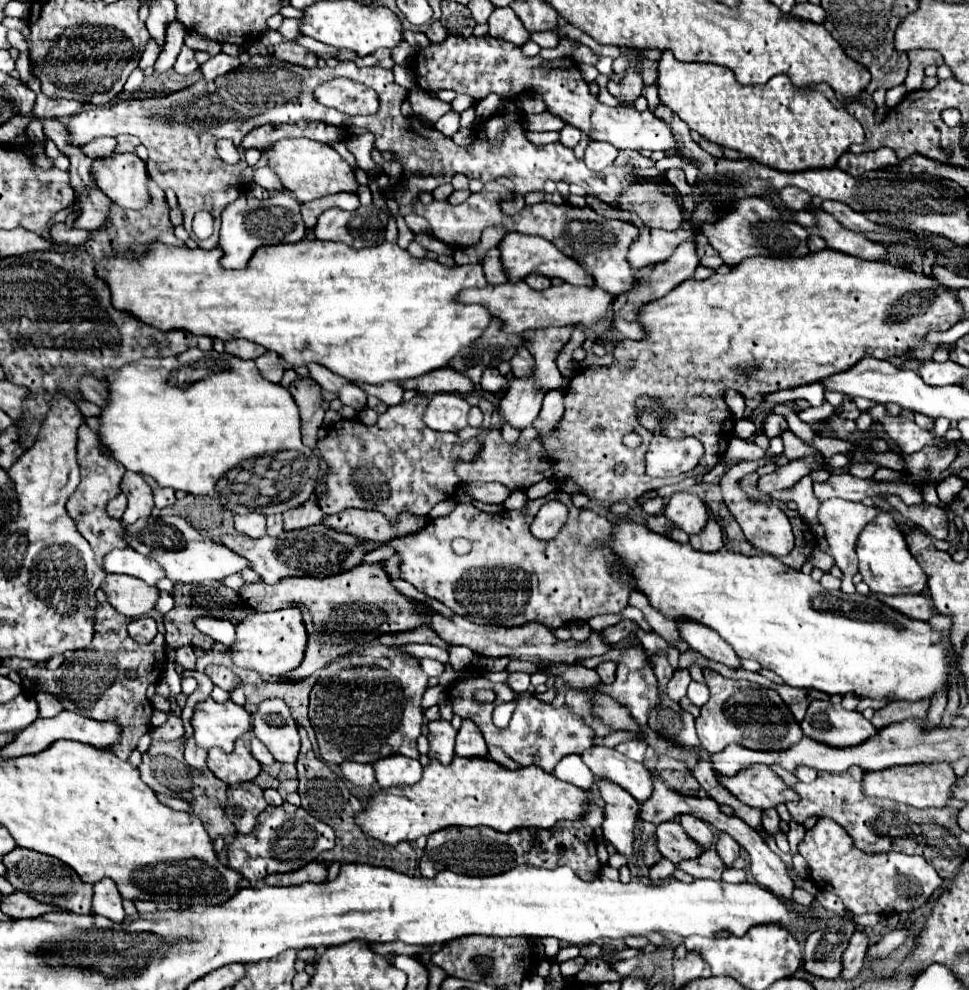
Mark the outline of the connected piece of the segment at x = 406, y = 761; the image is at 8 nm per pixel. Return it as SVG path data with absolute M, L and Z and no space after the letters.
M382 758L382 762L374 762L374 770L380 788L412 786L424 772L422 764L410 758Z

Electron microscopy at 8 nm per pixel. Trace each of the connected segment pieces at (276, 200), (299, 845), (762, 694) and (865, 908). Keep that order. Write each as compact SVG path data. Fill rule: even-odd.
M242 194L234 206L226 208L222 214L222 228L218 248L224 252L220 258L222 268L236 268L250 262L252 254L260 246L282 244L282 242L298 242L304 238L304 224L300 218L300 202L292 198L292 194L274 194L270 198L254 198L252 194Z
M284 802L280 806L266 806L266 810L258 816L258 826L254 834L246 836L238 834L228 844L228 866L242 872L244 878L256 884L256 880L262 880L268 874L298 870L304 864L316 860L320 852L332 848L334 848L334 830L328 824L310 816L304 808Z
M710 668L704 670L704 678L710 688L710 700L702 706L702 712L696 718L696 732L710 754L716 754L730 744L760 752L784 752L802 740L804 734L800 724L774 690L748 680L724 678Z
M820 818L812 830L806 832L798 844L798 852L810 866L810 878L818 888L838 894L854 914L900 914L926 904L926 898L940 888L942 880L934 866L922 856L908 854L862 854L850 846L850 838L842 826Z

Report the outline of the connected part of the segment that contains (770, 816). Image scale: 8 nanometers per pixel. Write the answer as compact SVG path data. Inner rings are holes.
M770 808L770 810L766 810L764 814L762 814L762 824L764 824L764 830L768 832L768 834L772 834L772 836L776 836L780 829L780 818L778 818L778 812L774 810L774 808Z

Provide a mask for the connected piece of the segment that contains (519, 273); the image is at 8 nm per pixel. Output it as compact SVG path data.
M508 232L500 240L498 250L500 250L500 262L504 266L504 272L506 272L506 278L510 284L522 282L530 272L538 272L546 278L560 278L560 280L570 282L574 286L582 286L582 284L592 286L594 284L594 280L588 274L582 274L582 266L578 266L578 262L574 262L572 258L566 258L566 254L562 254L552 242L548 242L540 236L526 236L520 232Z

